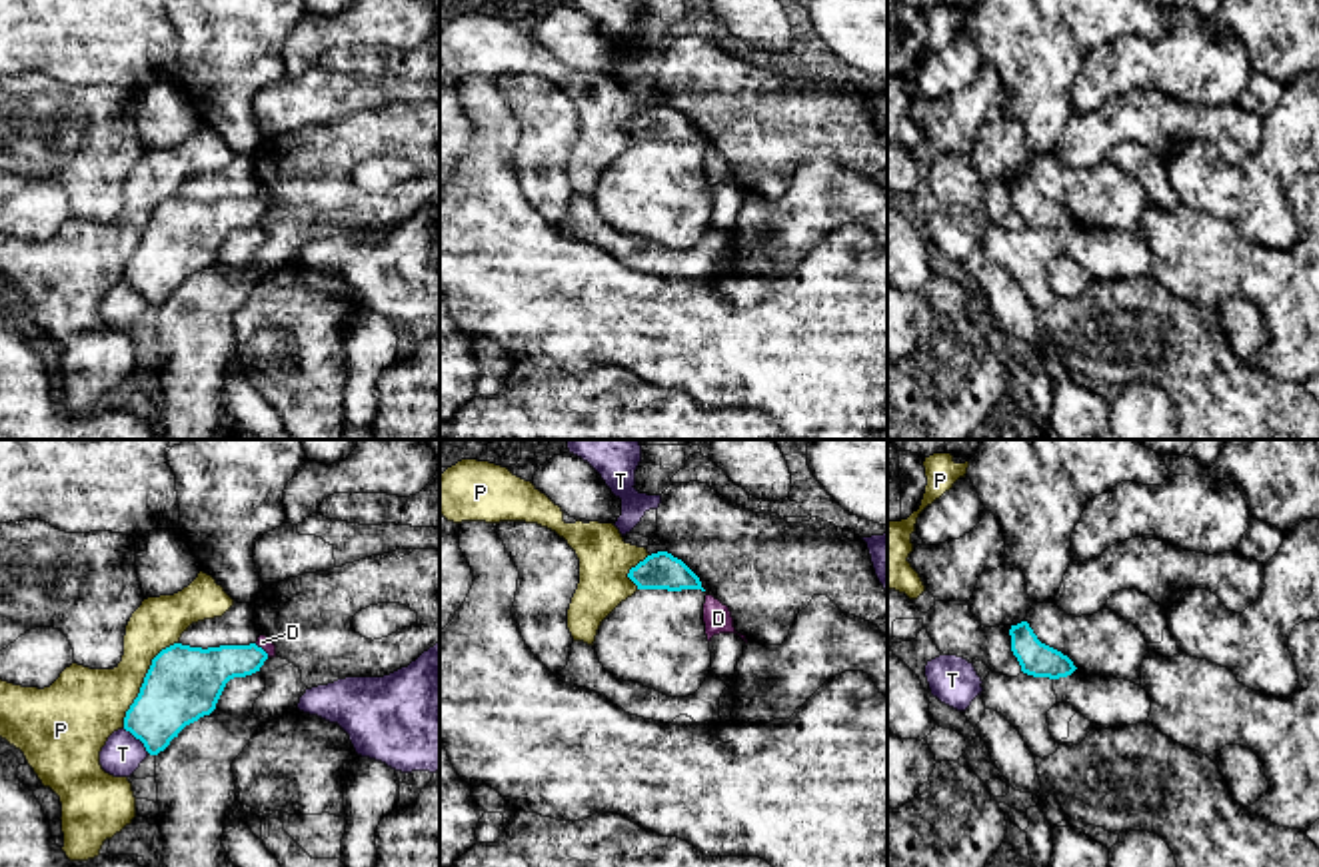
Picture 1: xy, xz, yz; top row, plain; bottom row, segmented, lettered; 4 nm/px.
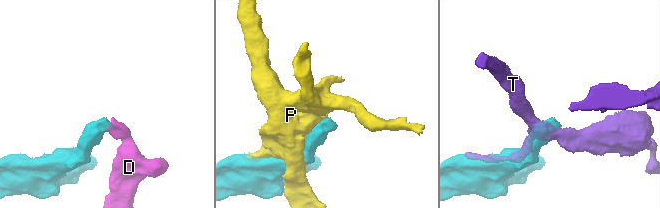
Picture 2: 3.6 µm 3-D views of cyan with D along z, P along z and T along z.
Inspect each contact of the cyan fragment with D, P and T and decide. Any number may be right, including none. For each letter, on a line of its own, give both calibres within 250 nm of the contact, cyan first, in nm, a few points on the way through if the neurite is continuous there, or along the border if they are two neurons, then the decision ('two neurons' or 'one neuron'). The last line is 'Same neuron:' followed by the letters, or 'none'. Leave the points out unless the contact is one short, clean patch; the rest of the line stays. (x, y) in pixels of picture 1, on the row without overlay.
D: calibres 190 and 50 nm; border xy (254, 196), (268, 208); two neurons
P: calibres 300 and 300 nm; two neurons
T: calibres 280 and 160 nm; two neurons
Same neuron: none

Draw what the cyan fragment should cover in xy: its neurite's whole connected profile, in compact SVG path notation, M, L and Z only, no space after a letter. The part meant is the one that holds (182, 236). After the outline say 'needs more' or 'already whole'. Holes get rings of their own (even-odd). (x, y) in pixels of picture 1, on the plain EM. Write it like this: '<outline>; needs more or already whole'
M174 196L152 212L124 282L158 308L186 278L216 262L230 232L260 224L266 212L256 196L208 202Z; already whole

